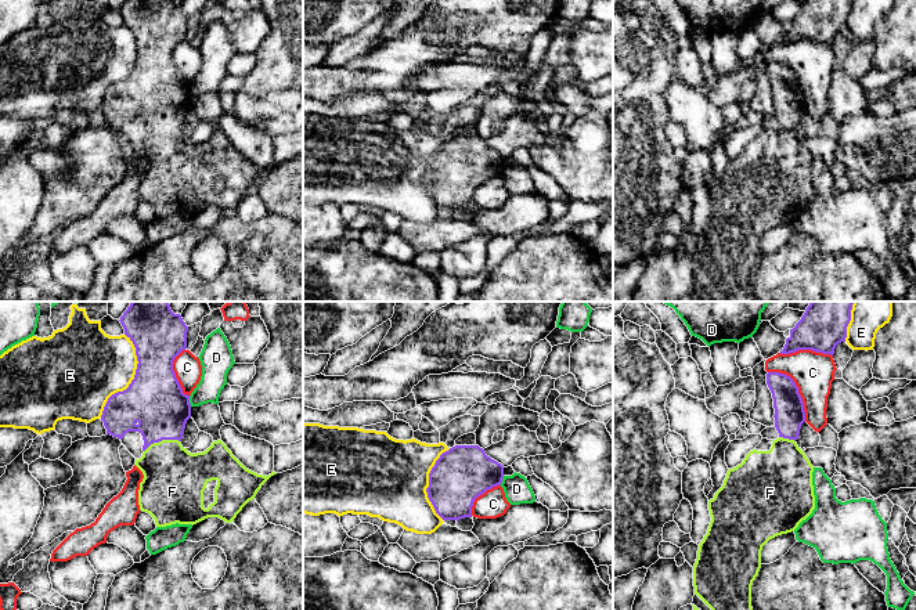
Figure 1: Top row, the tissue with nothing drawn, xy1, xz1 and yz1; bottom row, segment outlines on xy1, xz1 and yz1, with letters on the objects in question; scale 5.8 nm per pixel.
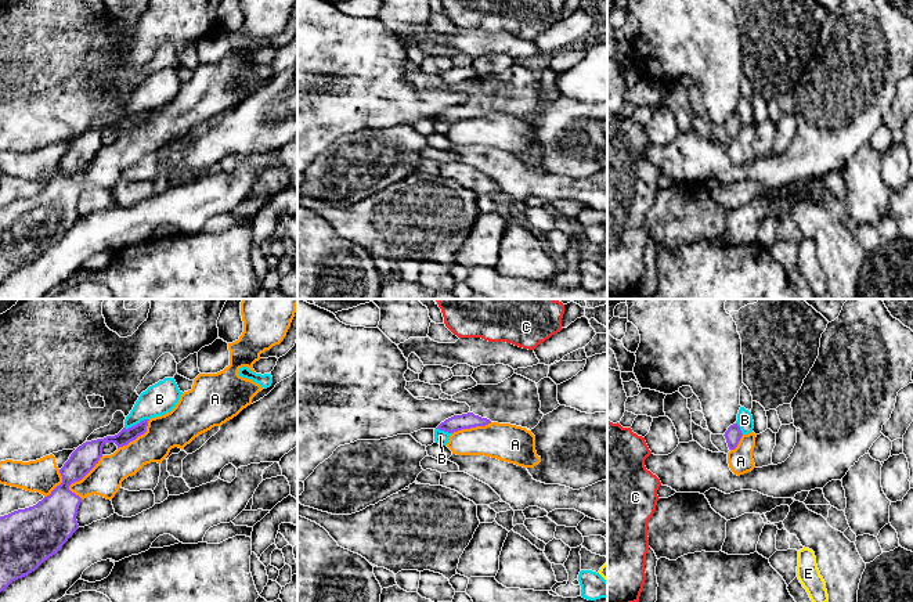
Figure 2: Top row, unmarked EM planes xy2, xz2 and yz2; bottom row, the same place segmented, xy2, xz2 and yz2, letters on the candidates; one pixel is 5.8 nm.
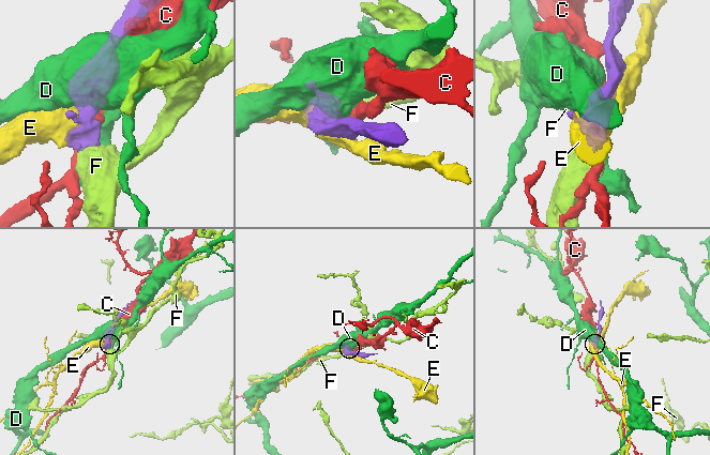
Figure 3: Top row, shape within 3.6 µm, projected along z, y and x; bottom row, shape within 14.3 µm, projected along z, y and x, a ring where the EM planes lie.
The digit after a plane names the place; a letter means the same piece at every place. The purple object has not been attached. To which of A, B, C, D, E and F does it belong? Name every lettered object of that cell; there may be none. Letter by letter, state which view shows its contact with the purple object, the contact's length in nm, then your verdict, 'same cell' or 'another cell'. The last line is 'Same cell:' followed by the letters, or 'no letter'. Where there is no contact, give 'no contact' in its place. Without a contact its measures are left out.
A: xy2 | 280 nm | another cell
B: xy2 | 160 nm | another cell
C: yz1 | 360 nm | another cell
D: xy1 | 70 nm | another cell
E: xy1 | 500 nm | another cell
F: xy1 | 220 nm | same cell
Same cell: F

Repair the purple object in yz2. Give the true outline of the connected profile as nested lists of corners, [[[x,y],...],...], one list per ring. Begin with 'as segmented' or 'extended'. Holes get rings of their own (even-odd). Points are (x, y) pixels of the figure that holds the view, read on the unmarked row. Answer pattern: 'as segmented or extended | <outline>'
as segmented | [[[733,113],[728,118],[728,120],[725,122],[725,129],[728,133],[729,140],[735,140],[743,126],[740,116],[737,113]]]

